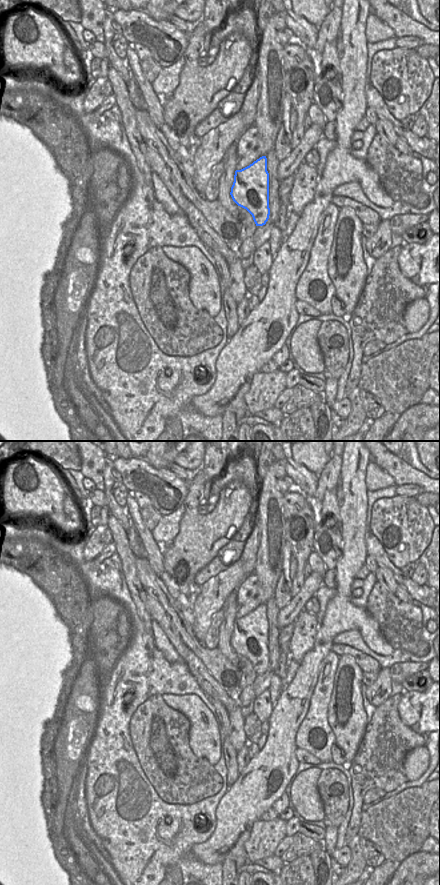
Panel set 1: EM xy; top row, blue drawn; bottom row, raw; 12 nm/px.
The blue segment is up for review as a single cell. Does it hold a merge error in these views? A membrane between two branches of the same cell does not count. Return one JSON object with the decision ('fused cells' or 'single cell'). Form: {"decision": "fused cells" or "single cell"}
{"decision": "single cell"}

